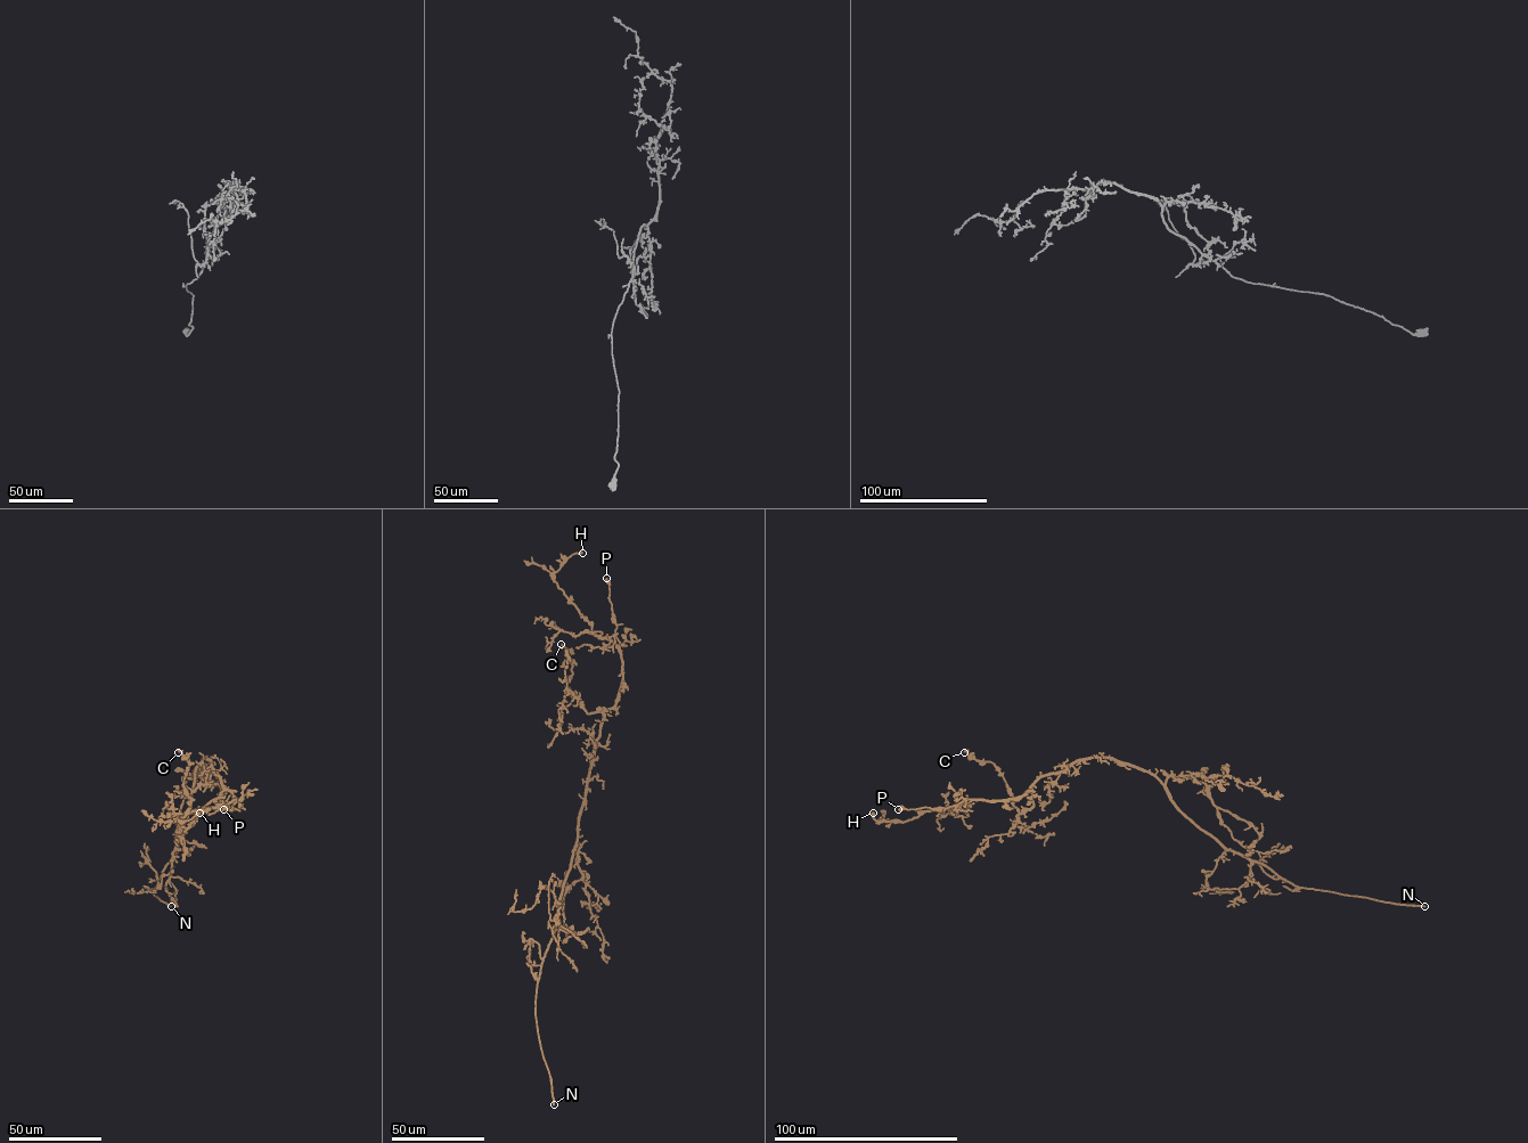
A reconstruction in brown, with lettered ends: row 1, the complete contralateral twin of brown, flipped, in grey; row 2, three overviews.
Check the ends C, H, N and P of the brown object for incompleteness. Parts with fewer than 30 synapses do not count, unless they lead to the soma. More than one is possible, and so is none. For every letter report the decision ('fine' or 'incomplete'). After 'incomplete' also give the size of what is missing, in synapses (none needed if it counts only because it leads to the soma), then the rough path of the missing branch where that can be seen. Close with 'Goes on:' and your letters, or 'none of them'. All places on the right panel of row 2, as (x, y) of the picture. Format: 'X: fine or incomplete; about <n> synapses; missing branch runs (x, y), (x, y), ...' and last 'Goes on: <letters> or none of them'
C: fine
H: fine
N: incomplete
P: fine
Goes on: N

